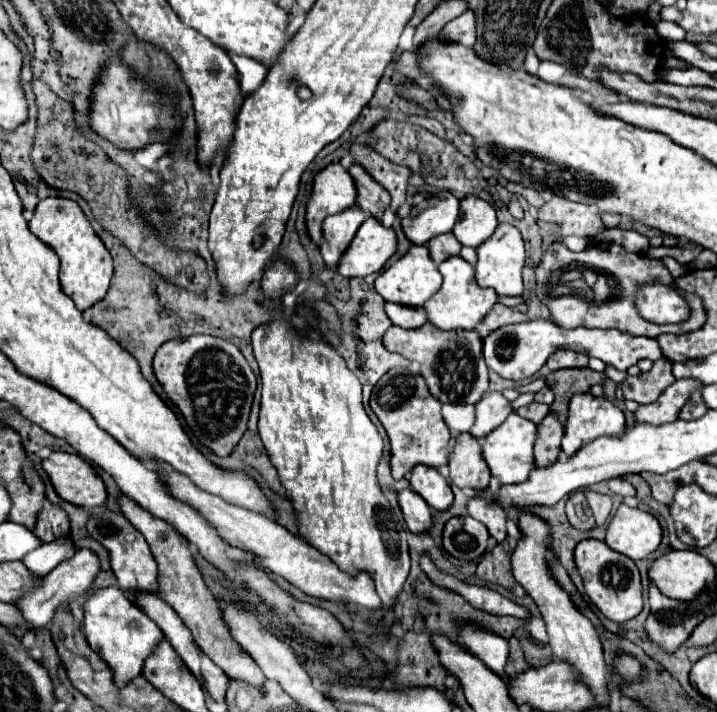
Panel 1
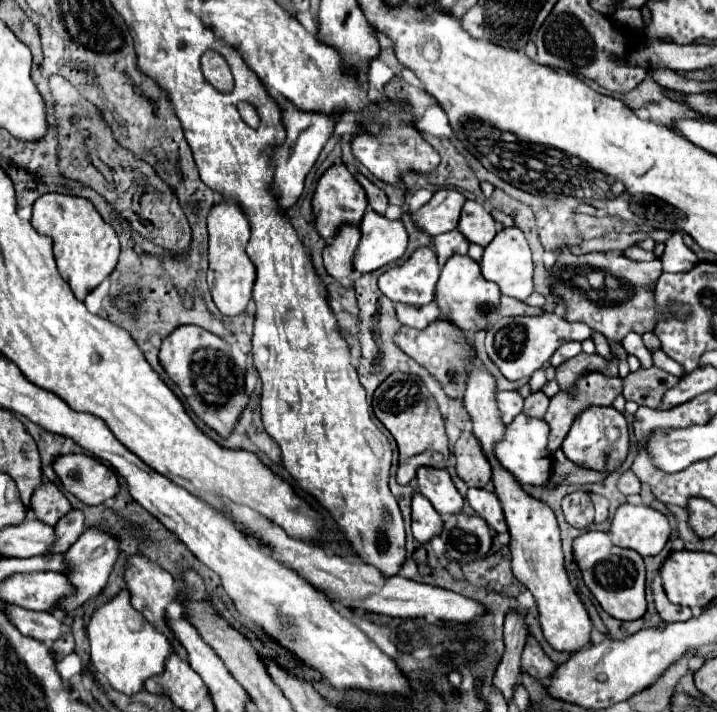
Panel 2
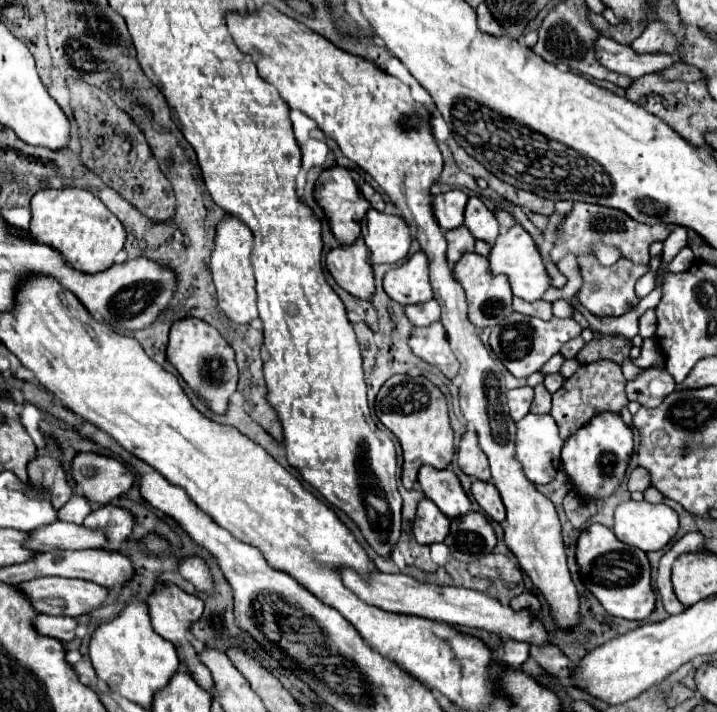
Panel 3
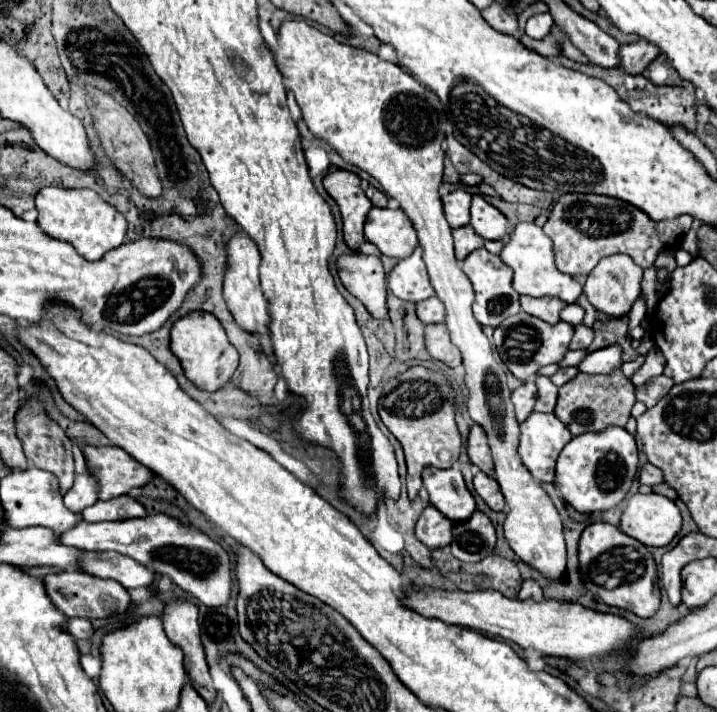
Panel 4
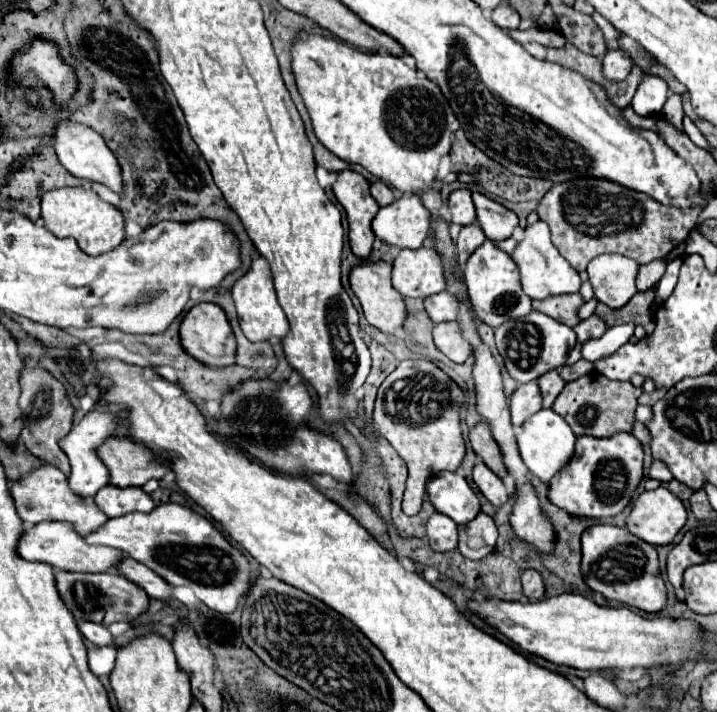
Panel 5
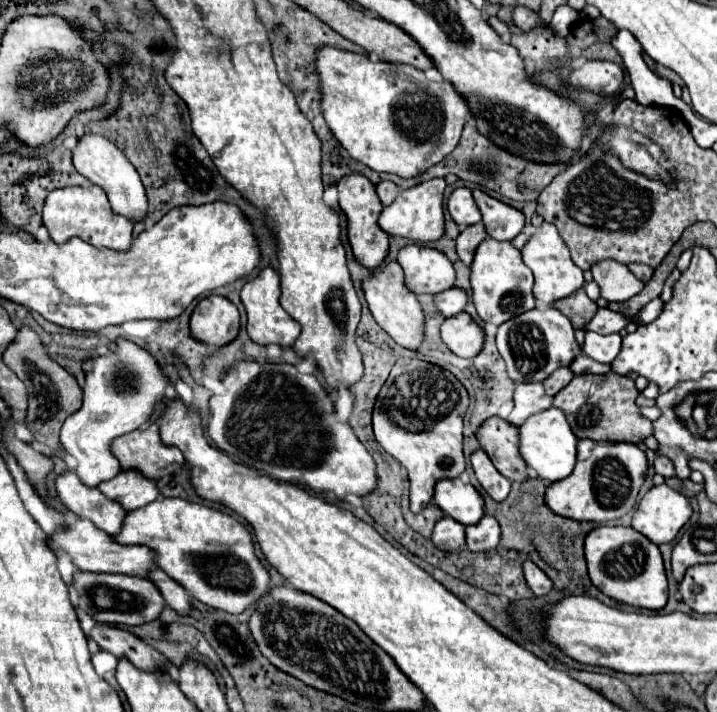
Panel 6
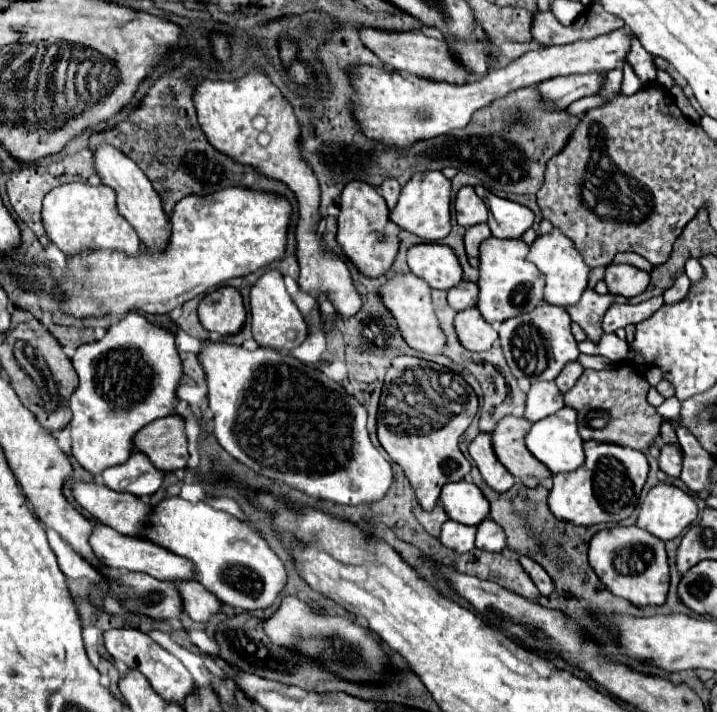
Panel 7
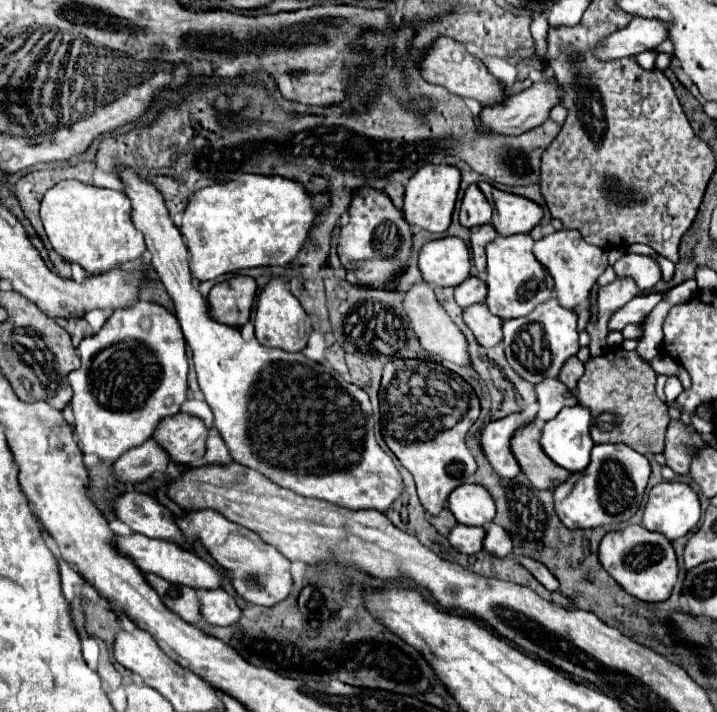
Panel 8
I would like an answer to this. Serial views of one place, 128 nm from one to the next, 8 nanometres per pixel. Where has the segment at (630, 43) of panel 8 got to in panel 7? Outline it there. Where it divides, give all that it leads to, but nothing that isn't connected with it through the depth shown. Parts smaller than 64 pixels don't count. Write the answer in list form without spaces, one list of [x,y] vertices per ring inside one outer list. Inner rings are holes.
[[[620,28],[594,40],[572,42],[566,46],[546,46],[534,52],[526,52],[506,68],[490,72],[486,76],[476,76],[462,86],[412,78],[408,74],[388,72],[376,66],[360,66],[350,70],[350,78],[356,88],[354,114],[366,136],[404,150],[416,140],[430,140],[432,136],[448,134],[454,128],[464,128],[470,122],[470,116],[486,106],[486,102],[502,98],[518,88],[534,86],[554,76],[568,76],[578,72],[608,72],[626,60],[632,38],[634,36],[626,28]]]

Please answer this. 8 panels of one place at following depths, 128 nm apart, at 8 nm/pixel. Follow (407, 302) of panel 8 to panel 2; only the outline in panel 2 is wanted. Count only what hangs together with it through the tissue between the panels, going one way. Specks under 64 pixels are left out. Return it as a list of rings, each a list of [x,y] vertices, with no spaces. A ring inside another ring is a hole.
[[[346,226],[340,230],[340,236],[336,236],[336,240],[328,242],[322,254],[326,272],[332,278],[336,278],[344,288],[354,288],[354,280],[350,276],[354,272],[352,262],[358,244],[360,244],[358,226]]]

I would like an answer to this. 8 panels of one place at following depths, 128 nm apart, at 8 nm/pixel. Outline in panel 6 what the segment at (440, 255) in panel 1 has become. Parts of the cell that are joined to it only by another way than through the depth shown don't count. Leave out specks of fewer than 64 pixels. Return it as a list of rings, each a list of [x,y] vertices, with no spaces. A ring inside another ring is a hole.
[[[478,222],[478,224],[474,224],[474,226],[466,226],[466,228],[460,232],[460,236],[458,236],[458,240],[456,240],[456,248],[458,248],[460,260],[462,260],[466,266],[472,264],[474,252],[476,252],[478,244],[480,244],[484,238],[488,238],[488,234],[486,234],[482,222]]]

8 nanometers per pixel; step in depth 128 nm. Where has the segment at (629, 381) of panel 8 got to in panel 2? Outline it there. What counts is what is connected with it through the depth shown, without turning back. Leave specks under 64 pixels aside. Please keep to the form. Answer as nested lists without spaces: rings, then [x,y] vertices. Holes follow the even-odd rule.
[[[588,372],[588,374],[582,374],[576,384],[570,388],[570,390],[560,390],[552,400],[550,400],[550,408],[544,416],[544,420],[548,422],[550,426],[550,438],[548,438],[548,450],[550,452],[556,452],[560,446],[562,446],[562,440],[566,438],[572,422],[576,420],[576,416],[580,412],[584,412],[586,408],[590,406],[612,406],[612,402],[616,400],[616,396],[622,394],[622,378],[616,376],[604,376],[602,372]]]

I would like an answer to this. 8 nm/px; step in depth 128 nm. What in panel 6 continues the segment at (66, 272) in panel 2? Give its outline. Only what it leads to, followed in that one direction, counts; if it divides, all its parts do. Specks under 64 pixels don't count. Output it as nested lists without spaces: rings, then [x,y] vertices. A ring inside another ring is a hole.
[[[66,186],[48,194],[44,204],[44,226],[56,244],[64,244],[72,236],[78,236],[92,246],[106,246],[112,250],[128,250],[132,246],[134,224],[112,212],[108,196],[100,186]]]

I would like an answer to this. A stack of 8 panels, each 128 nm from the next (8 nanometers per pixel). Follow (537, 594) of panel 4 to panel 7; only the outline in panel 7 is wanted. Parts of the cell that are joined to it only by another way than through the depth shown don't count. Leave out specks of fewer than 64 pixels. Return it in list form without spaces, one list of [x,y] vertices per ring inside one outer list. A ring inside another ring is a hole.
[[[520,556],[520,564],[522,568],[528,572],[528,576],[532,578],[532,582],[536,584],[536,588],[544,594],[544,596],[550,596],[554,592],[554,584],[552,584],[552,578],[546,574],[546,570],[536,564],[532,558],[528,556]]]

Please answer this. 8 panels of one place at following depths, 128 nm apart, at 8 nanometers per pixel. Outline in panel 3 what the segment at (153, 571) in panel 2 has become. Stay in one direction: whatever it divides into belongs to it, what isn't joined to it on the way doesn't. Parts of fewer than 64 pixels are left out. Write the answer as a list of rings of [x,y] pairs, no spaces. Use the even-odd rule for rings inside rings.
[[[166,584],[166,586],[160,586],[160,590],[158,592],[154,592],[150,598],[148,598],[148,610],[150,610],[150,618],[152,618],[152,628],[160,634],[160,636],[164,636],[164,638],[168,638],[174,646],[176,646],[176,650],[178,650],[178,654],[182,652],[182,666],[192,674],[192,678],[196,680],[196,684],[202,688],[202,690],[212,690],[214,688],[214,680],[212,680],[212,674],[210,674],[210,670],[198,660],[198,656],[196,656],[196,650],[194,650],[194,646],[192,646],[192,642],[190,642],[190,628],[194,626],[194,622],[198,622],[198,618],[202,616],[202,610],[204,610],[204,602],[198,598],[198,596],[192,596],[192,594],[186,594],[184,590],[180,590],[178,586],[174,586],[174,584]]]

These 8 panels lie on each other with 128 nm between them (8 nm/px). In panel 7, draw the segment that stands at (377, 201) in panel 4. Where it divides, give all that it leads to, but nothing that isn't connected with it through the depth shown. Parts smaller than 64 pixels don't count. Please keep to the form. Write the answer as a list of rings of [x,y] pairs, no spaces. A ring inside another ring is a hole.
[[[384,180],[384,184],[380,186],[380,190],[382,190],[384,200],[388,202],[388,208],[394,210],[394,206],[398,202],[398,196],[400,196],[400,184],[396,180]]]

